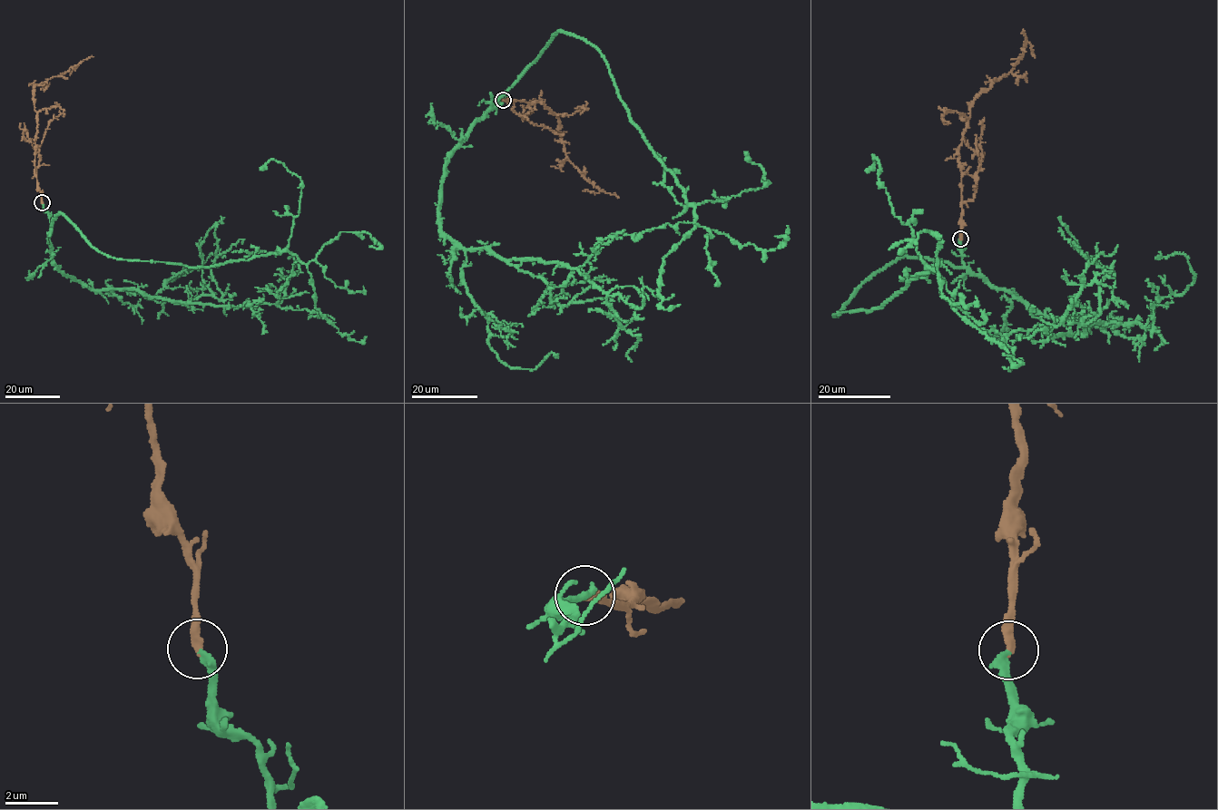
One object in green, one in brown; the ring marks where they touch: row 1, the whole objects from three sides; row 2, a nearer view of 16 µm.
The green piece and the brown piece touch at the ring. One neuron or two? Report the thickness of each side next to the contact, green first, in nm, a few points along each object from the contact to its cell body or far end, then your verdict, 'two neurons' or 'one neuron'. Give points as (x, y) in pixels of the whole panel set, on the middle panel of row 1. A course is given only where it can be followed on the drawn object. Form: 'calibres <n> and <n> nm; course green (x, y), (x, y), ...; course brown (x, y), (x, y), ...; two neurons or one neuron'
calibres 260 and 340 nm; course green (503, 99), (558, 32), (604, 58), (693, 207), (697, 226), (659, 282), (663, 309), (680, 305); course brown (502, 99), (541, 102), (553, 114), (557, 114), (557, 131), (566, 158), (594, 186), (618, 197); one neuron

